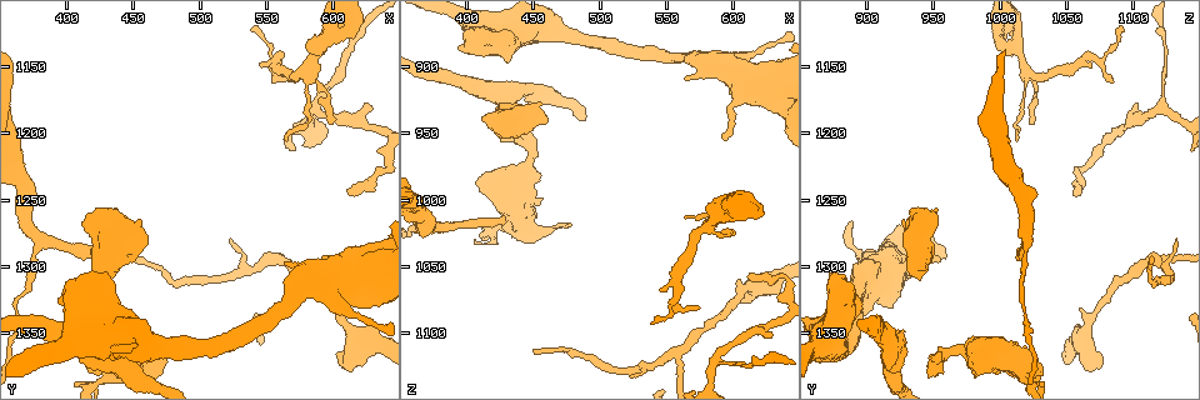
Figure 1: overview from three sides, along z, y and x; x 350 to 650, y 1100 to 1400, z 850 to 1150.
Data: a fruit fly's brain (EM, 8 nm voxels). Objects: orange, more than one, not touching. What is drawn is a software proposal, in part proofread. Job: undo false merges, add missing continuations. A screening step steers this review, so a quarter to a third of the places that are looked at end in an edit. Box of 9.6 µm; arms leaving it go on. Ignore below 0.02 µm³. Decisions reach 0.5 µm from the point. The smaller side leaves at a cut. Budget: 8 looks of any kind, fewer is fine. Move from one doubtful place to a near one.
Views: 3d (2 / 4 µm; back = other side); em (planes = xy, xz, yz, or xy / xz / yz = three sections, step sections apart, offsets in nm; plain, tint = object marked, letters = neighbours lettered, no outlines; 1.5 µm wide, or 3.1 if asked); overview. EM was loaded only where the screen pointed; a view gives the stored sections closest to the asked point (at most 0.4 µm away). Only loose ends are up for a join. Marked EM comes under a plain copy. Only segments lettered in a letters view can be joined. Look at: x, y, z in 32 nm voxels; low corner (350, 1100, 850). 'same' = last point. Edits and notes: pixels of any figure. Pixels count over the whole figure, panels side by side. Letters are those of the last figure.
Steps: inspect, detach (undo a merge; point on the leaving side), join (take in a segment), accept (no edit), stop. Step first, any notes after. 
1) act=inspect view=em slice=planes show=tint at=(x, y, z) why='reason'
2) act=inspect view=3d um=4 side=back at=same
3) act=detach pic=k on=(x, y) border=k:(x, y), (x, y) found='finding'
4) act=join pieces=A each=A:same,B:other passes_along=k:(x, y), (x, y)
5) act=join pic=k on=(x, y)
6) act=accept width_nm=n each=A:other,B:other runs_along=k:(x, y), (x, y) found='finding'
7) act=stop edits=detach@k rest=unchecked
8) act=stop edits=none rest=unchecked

act=inspect view=em slice=planes show=letters at=(558, 1296, 1112) why='a fork'

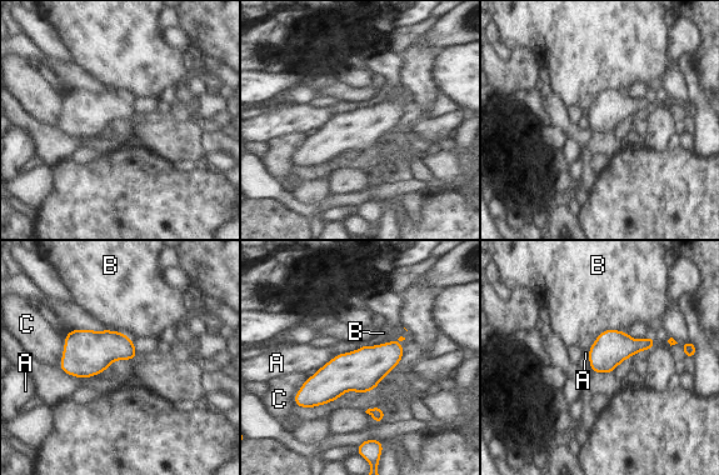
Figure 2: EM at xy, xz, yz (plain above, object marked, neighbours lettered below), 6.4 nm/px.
act=accept each=A:other,B:other,C:other border=2:(363, 345), (336, 354), (318, 370) found='continuous, no second neuron'

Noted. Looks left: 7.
act=inspect view=em slice=planes show=letters at=(428, 1298, 1016) why='an open end'

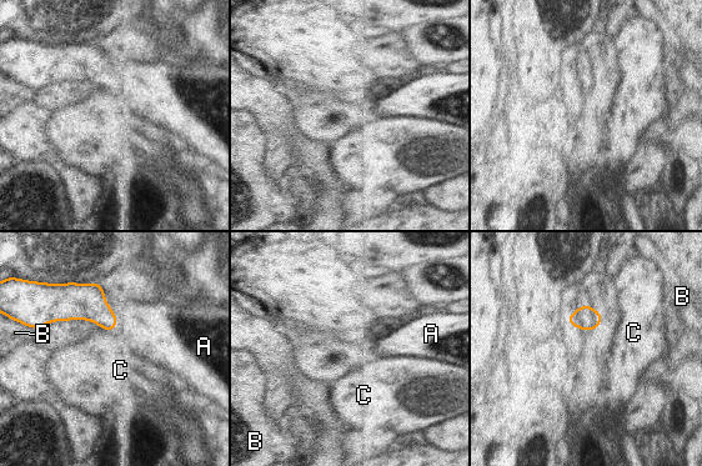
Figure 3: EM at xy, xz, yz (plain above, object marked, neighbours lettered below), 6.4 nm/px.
act=join pieces=A width_nm=120 each=A:same,B:other,C:other passes_along=3:(86, 301), (115, 325), (153, 335) found='the neuron continues'

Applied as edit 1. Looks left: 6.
act=inspect view=3d um=4 at=(432, 1310, 874) why='stops while still wide'

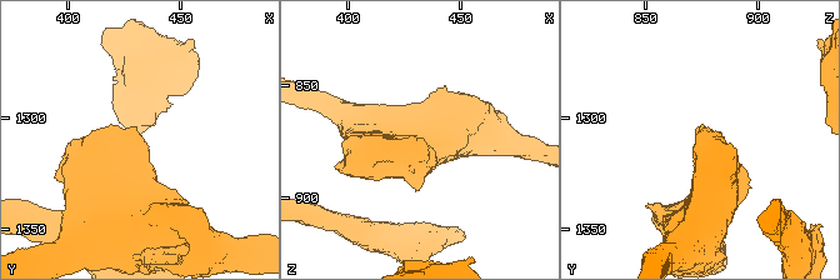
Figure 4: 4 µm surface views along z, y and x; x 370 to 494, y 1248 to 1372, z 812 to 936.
act=inspect view=em slice=planes show=letters at=(433, 1309, 874)

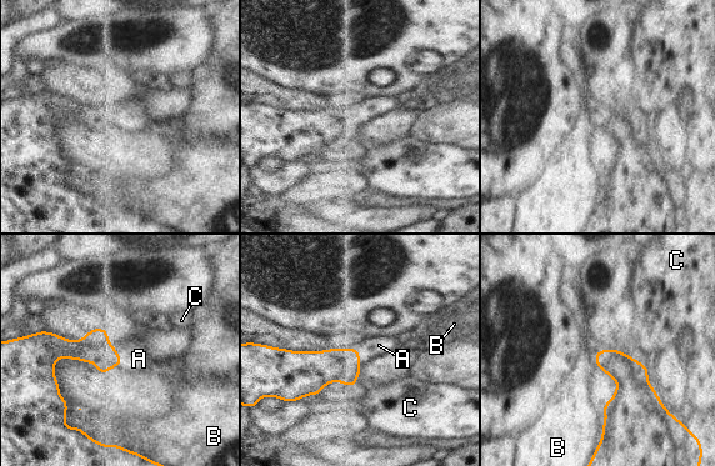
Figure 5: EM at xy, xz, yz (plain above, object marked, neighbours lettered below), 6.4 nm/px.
act=join pieces=A each=A:same,B:other,C:other found='it goes on there'

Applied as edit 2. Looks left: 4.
act=stop edits=join@3,join@5 rest=unchecked

